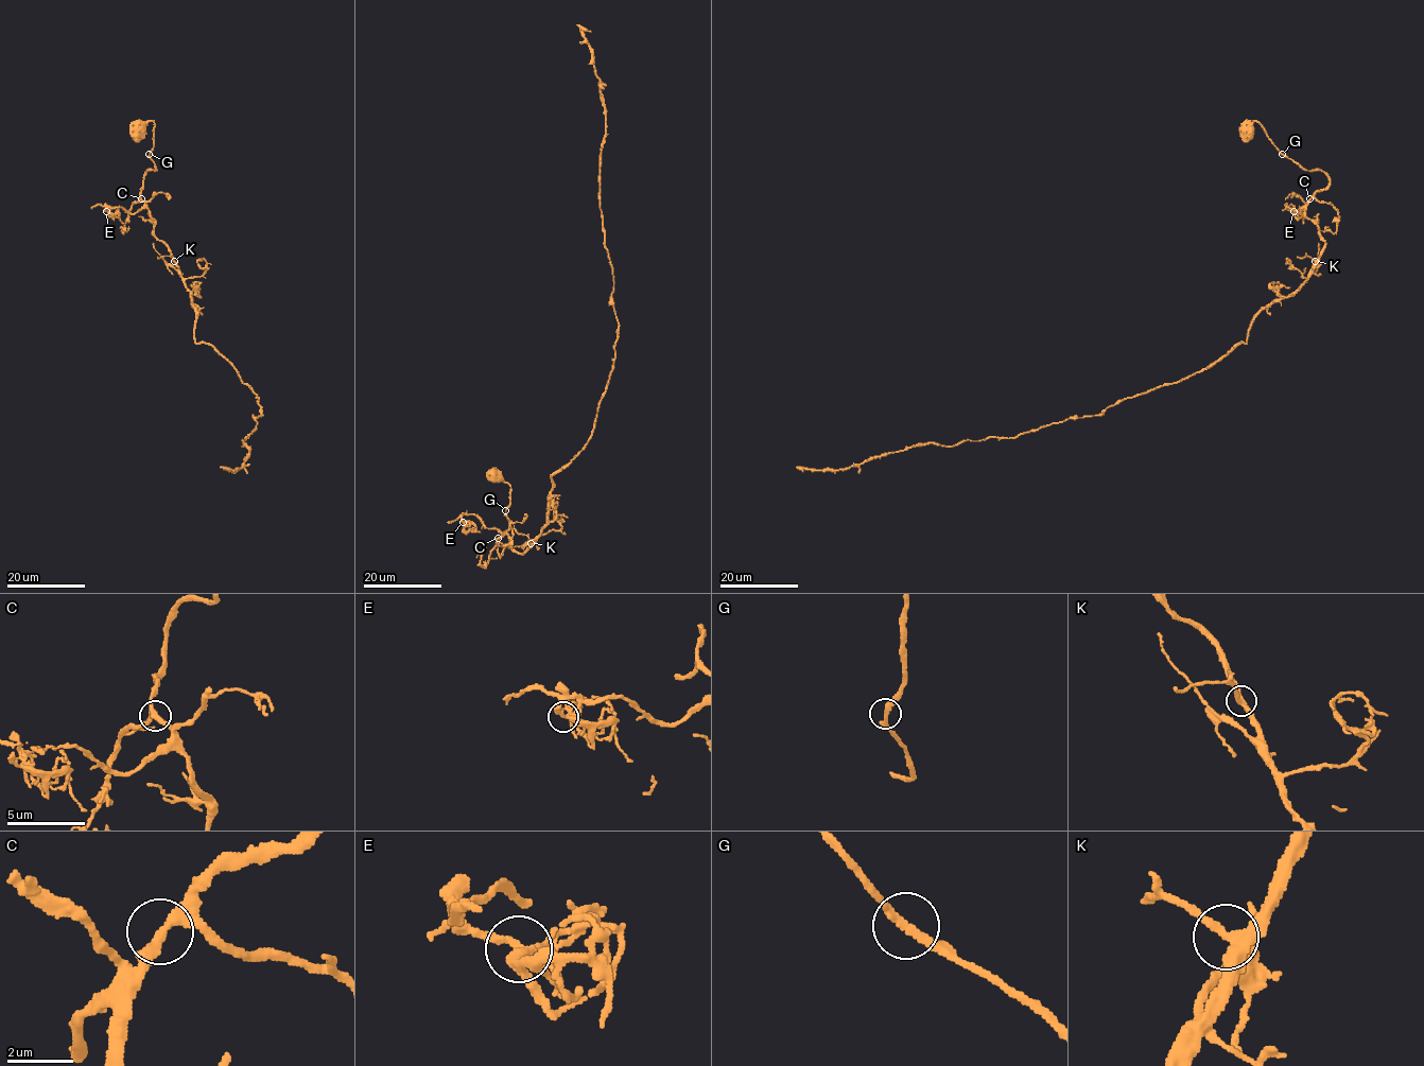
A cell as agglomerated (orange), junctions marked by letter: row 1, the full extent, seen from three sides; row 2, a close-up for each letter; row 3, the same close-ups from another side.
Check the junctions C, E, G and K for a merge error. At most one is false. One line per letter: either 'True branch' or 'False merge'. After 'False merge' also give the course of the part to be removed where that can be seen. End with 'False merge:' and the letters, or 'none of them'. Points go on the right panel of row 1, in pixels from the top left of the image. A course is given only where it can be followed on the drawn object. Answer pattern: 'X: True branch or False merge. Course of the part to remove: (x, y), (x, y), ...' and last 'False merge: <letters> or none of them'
C: True branch
E: True branch
G: True branch
K: True branch
False merge: none of them

